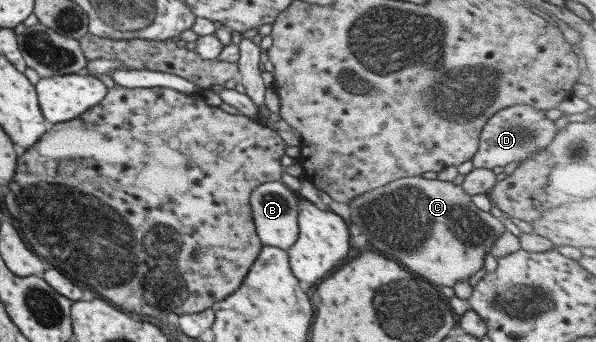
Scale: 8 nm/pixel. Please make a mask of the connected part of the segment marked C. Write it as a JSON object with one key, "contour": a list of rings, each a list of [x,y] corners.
{"contour":[[[421,176],[403,177],[369,193],[363,193],[349,202],[347,223],[351,224],[353,232],[361,231],[365,234],[369,246],[383,252],[389,260],[395,260],[397,256],[401,264],[405,264],[405,268],[422,276],[437,288],[452,287],[457,280],[468,279],[482,267],[483,258],[492,242],[506,231],[499,218],[479,210],[474,203],[474,198],[451,182]]]}

